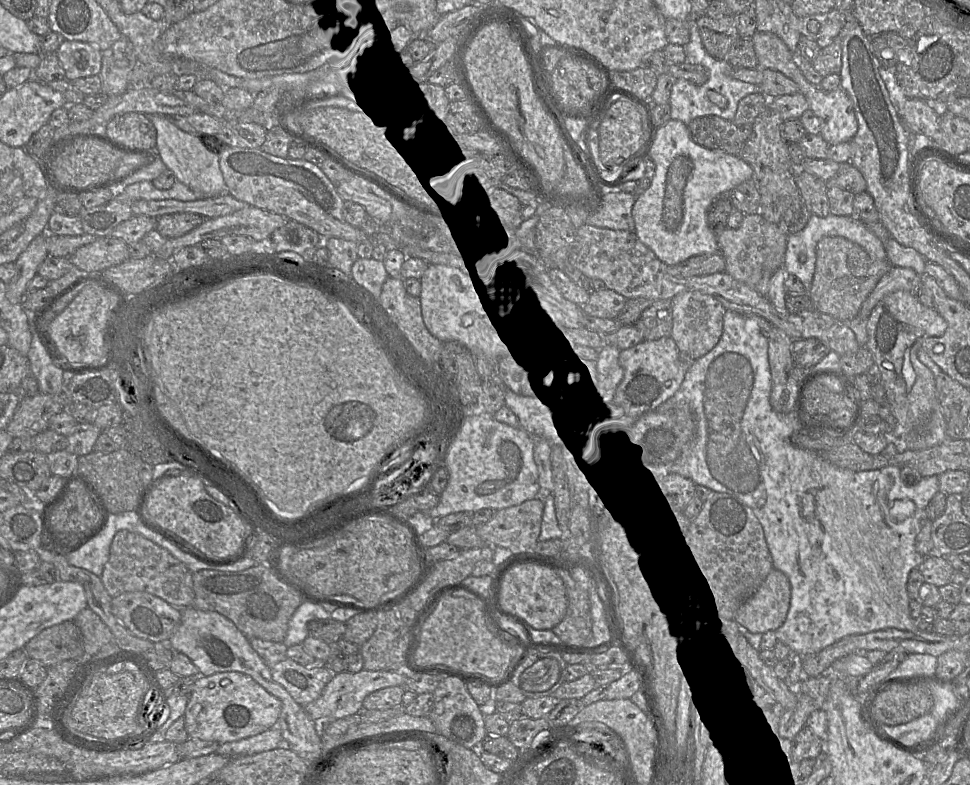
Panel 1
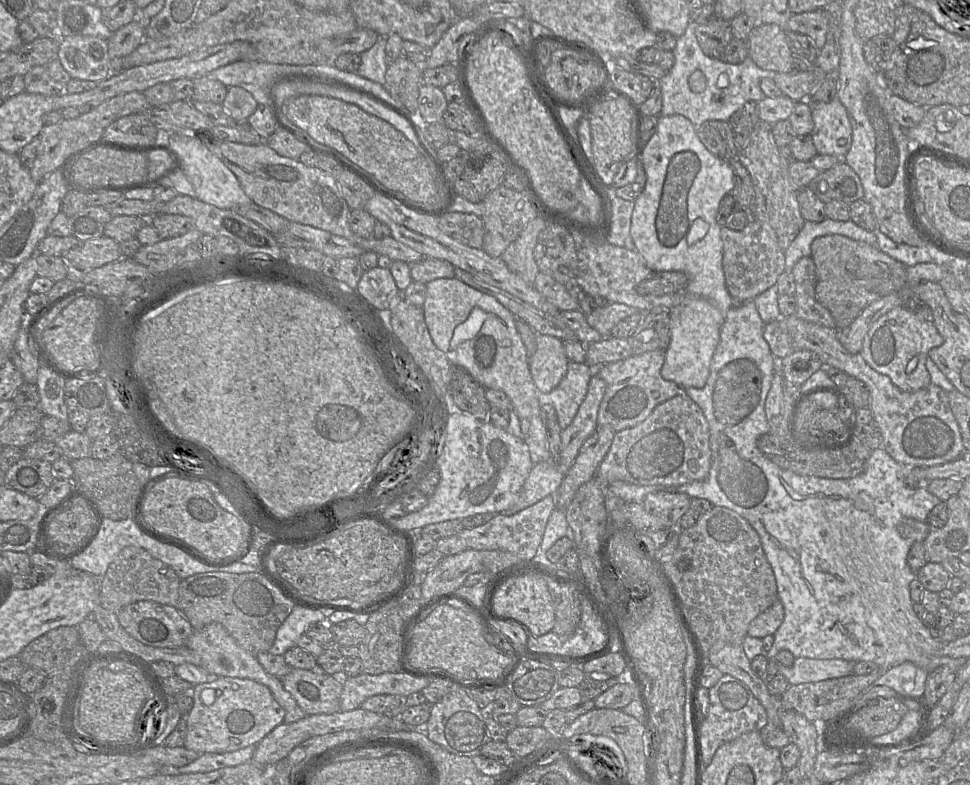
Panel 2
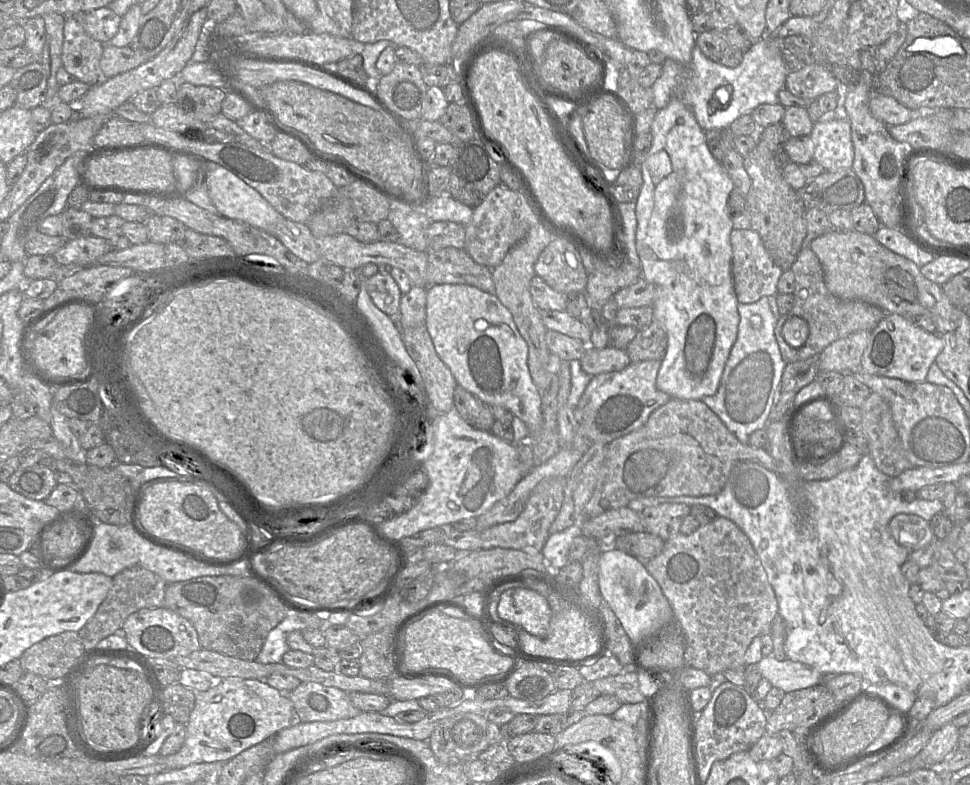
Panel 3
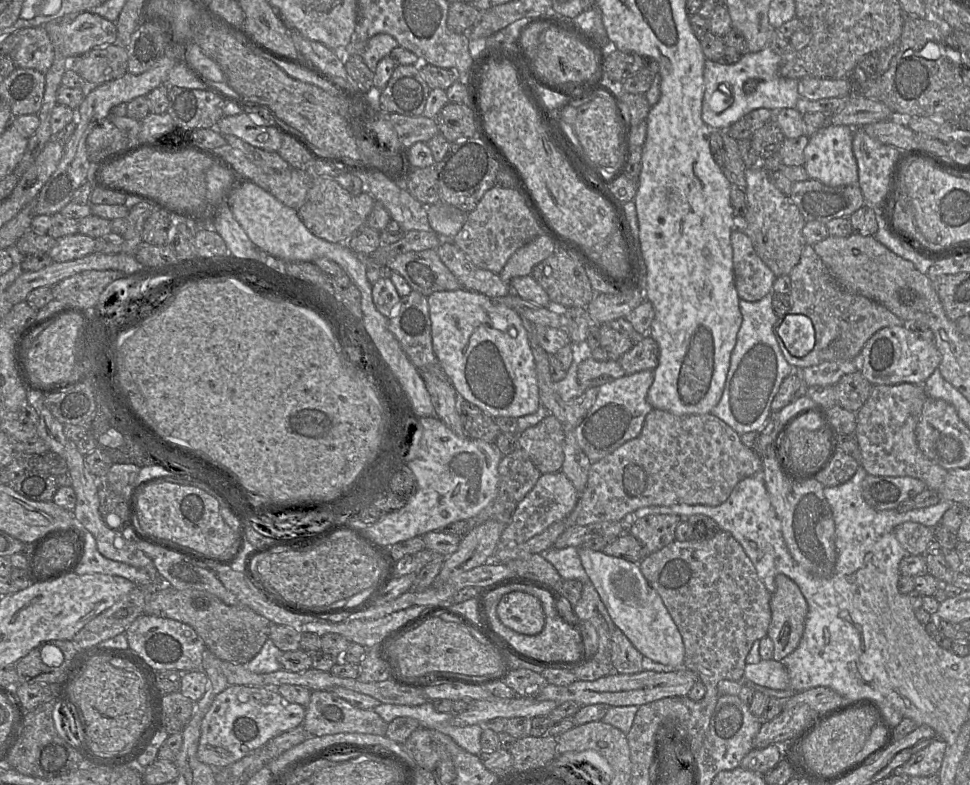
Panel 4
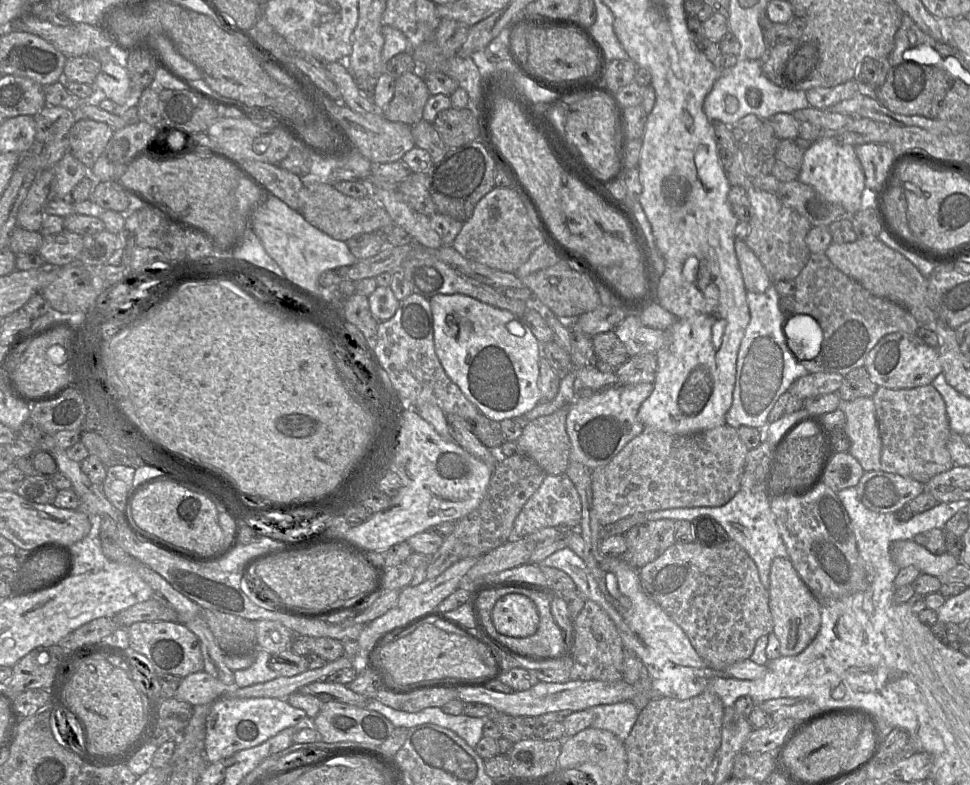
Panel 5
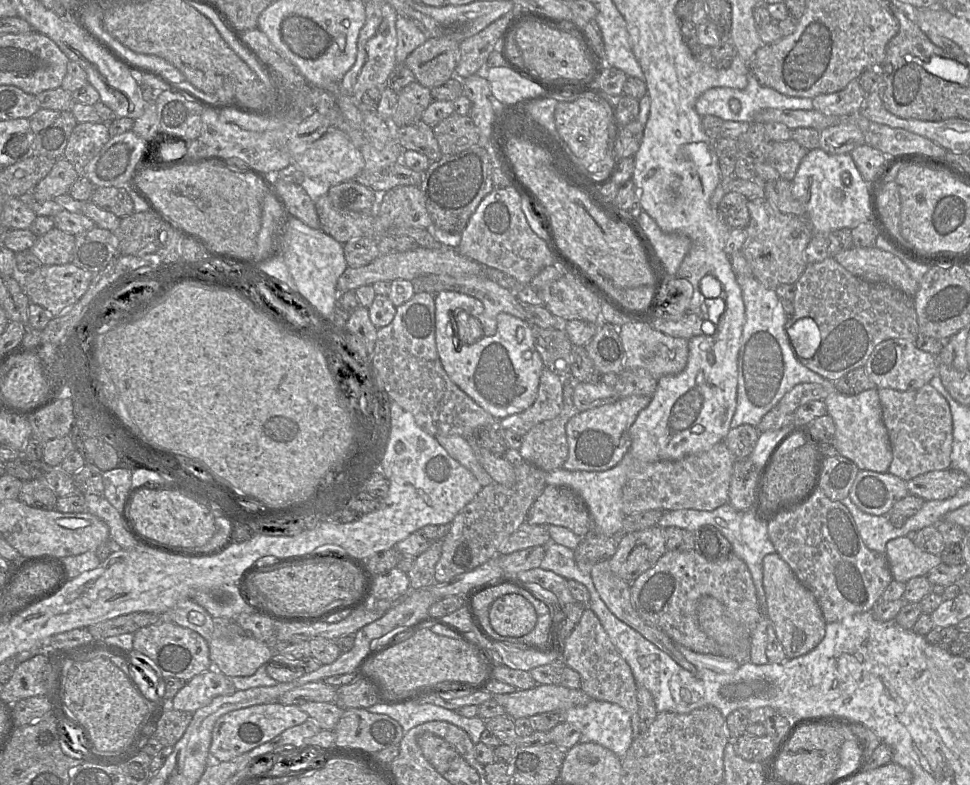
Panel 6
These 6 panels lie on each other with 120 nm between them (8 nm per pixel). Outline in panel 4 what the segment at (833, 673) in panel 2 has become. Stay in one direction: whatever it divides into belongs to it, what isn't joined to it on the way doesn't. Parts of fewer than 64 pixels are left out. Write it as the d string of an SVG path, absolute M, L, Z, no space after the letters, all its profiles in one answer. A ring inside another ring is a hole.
M761 659L756 664L746 664L744 677L753 683L772 690L787 690L789 675L782 662Z

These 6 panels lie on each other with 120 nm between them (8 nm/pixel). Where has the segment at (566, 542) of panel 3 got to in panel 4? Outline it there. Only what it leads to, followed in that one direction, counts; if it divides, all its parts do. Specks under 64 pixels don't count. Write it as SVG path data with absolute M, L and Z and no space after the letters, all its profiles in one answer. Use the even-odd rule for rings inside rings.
M570 546L563 549L552 547L541 555L555 567L562 579L578 580L582 584L590 582L577 547Z

